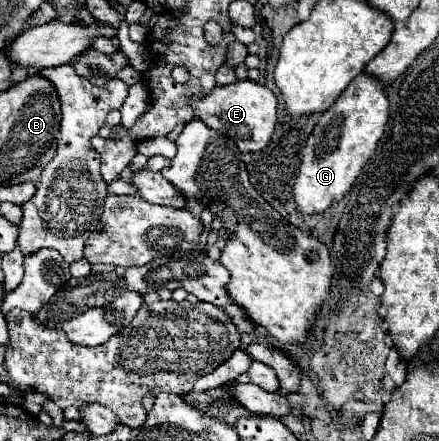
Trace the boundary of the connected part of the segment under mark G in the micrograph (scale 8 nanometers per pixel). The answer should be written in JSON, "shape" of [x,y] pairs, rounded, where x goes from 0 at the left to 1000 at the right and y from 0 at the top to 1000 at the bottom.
{"shape":[[[825,163],[793,190],[770,227],[733,254],[729,277],[715,286],[688,340],[683,395],[670,417],[670,454],[688,485],[729,485],[756,458],[784,449],[829,372],[856,345],[861,317],[870,313],[884,277],[884,249],[888,236],[875,190]]]}

